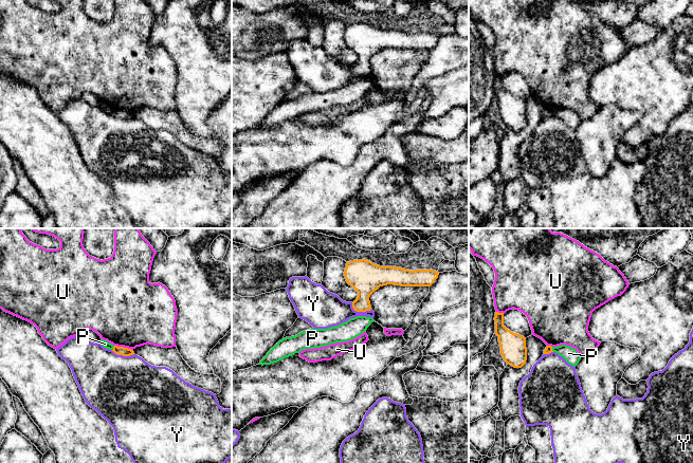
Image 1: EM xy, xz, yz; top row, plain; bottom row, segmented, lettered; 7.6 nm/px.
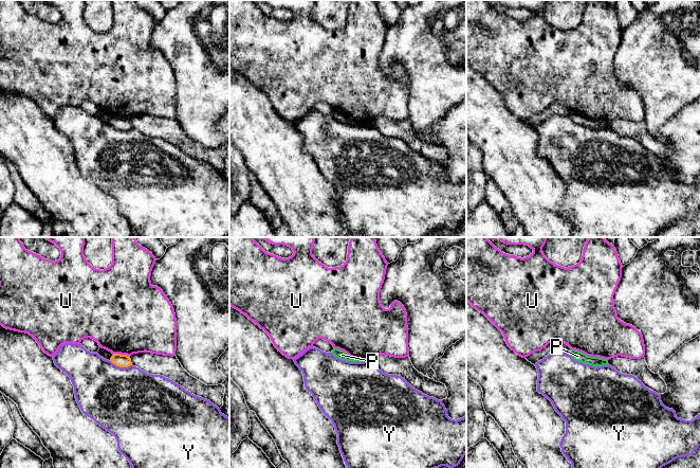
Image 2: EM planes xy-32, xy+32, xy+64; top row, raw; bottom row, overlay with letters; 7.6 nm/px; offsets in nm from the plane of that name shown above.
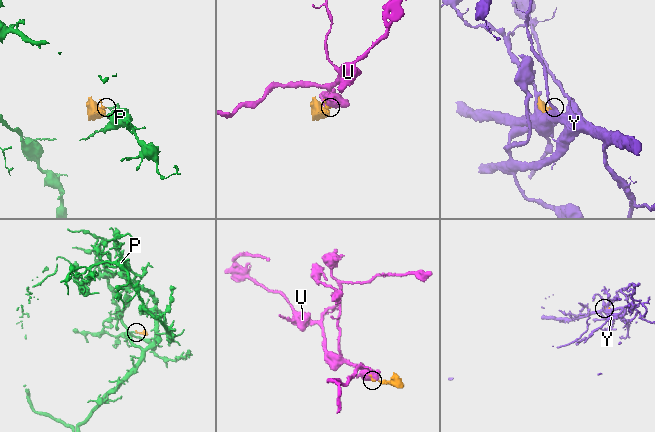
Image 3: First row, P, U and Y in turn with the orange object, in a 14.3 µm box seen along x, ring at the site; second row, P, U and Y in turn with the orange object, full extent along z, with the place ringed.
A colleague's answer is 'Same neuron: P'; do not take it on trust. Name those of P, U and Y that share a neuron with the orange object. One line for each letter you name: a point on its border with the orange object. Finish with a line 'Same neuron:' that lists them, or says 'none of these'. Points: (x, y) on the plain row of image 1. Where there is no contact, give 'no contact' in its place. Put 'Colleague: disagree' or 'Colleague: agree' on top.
Colleague: disagree
Same neuron: none of these

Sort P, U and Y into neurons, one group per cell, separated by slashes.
P / U / Y

